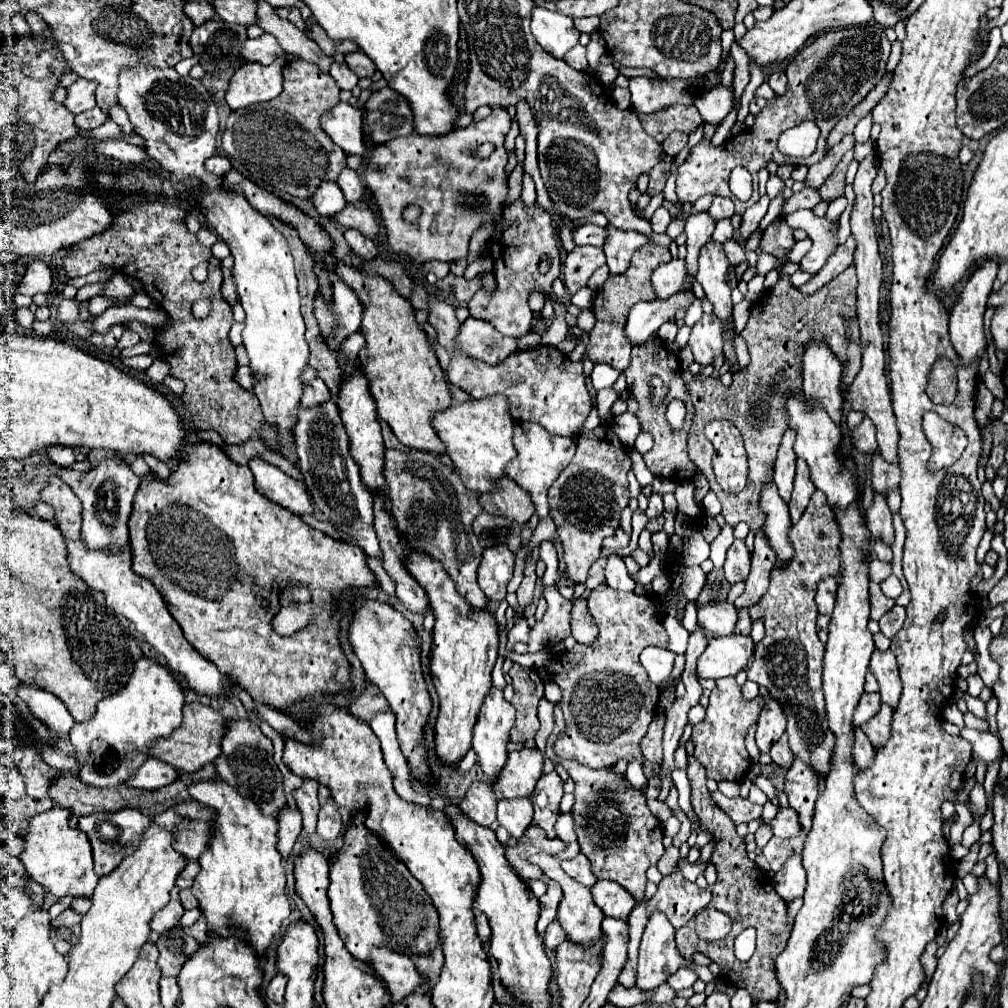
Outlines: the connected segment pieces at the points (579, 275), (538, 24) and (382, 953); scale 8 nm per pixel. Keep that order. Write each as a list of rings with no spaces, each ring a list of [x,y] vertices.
[[[592,245],[576,247],[566,255],[564,269],[562,269],[566,289],[570,293],[576,293],[578,289],[586,287],[592,273],[602,265],[606,265],[606,255],[602,247],[592,247]]]
[[[536,7],[532,13],[532,33],[536,41],[558,59],[564,59],[564,55],[576,47],[580,39],[580,31],[574,27],[572,17],[540,7]]]
[[[374,949],[372,967],[386,983],[394,1001],[402,1001],[424,983],[424,977],[416,971],[412,959],[408,955],[396,955],[390,949]]]

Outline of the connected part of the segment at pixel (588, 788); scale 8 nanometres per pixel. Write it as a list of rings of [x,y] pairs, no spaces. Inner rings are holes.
[[[580,763],[564,765],[568,775],[574,779],[576,803],[572,807],[576,819],[578,841],[582,853],[592,863],[592,873],[596,879],[612,879],[626,887],[638,901],[646,891],[646,869],[656,865],[664,853],[660,821],[646,807],[646,797],[642,791],[632,789],[626,781],[618,785],[618,779],[598,779],[598,771],[588,769]],[[658,825],[658,837],[656,837]]]

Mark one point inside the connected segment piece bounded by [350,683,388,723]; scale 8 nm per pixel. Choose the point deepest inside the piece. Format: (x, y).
(371, 701)

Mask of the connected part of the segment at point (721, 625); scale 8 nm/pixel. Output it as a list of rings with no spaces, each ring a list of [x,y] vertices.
[[[716,603],[698,609],[698,621],[704,625],[712,637],[728,637],[734,635],[734,627],[738,621],[738,611],[732,603]]]

